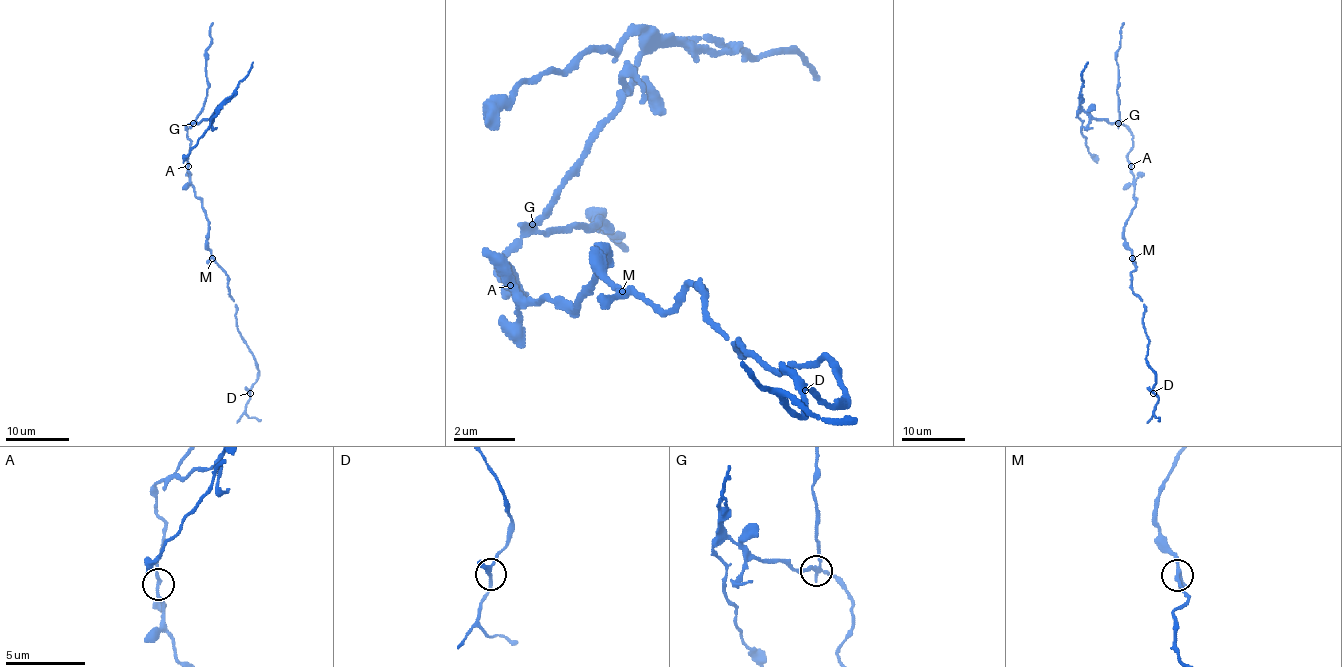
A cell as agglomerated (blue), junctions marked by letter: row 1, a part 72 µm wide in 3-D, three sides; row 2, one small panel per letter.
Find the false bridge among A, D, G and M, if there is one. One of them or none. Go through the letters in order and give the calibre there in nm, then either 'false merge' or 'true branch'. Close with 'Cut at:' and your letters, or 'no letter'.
A: calibre 200 nm; true branch
D: calibre 200 nm; true branch
G: calibre 200 nm; false merge
M: calibre 170 nm; true branch
Cut at: G

